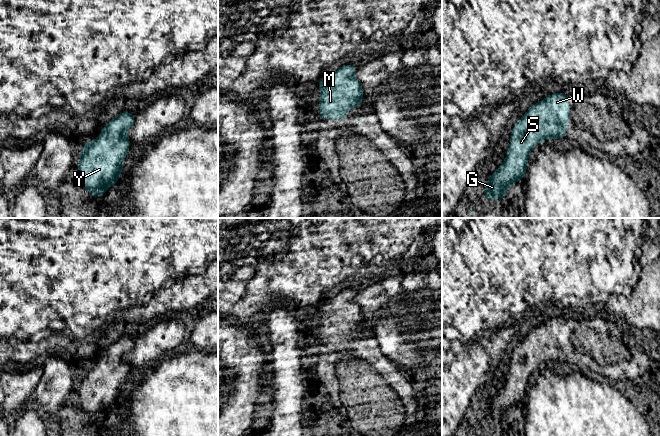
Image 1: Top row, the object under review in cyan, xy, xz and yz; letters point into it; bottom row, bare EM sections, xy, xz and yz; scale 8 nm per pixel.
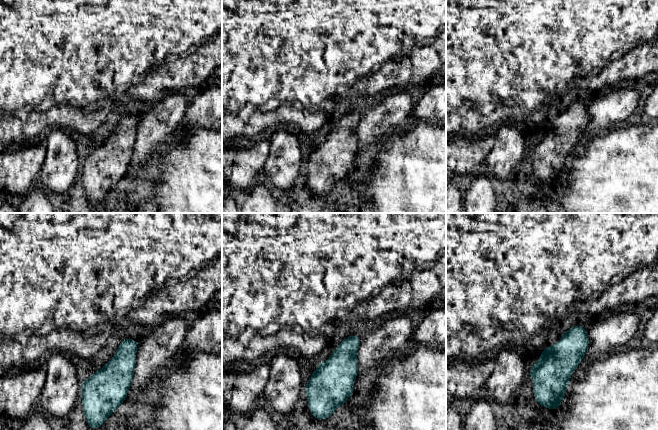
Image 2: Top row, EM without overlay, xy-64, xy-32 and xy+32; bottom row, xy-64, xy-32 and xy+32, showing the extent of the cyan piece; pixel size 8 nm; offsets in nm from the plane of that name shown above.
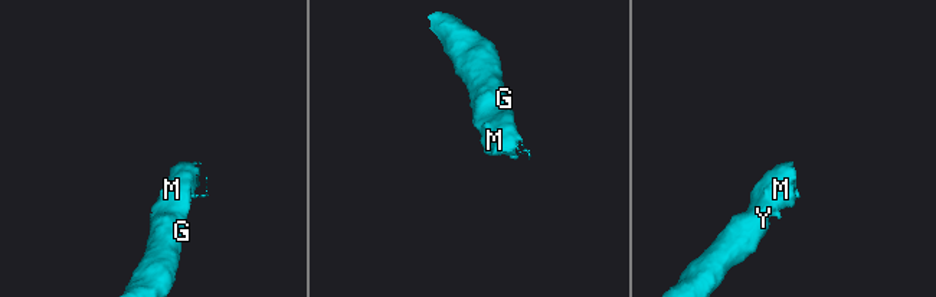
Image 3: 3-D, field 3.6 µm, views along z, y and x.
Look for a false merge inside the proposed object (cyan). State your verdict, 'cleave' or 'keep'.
keep

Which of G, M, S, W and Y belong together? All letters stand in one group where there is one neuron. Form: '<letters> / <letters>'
G M S W Y

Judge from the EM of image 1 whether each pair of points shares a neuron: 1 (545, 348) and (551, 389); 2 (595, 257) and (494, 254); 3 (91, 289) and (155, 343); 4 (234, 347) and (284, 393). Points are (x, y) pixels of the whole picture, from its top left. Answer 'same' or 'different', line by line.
1: different
2: same
3: different
4: different

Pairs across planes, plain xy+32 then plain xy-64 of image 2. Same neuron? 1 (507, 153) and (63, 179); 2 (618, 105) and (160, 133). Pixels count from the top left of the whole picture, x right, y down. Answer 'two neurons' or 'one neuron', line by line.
1: one neuron
2: one neuron

